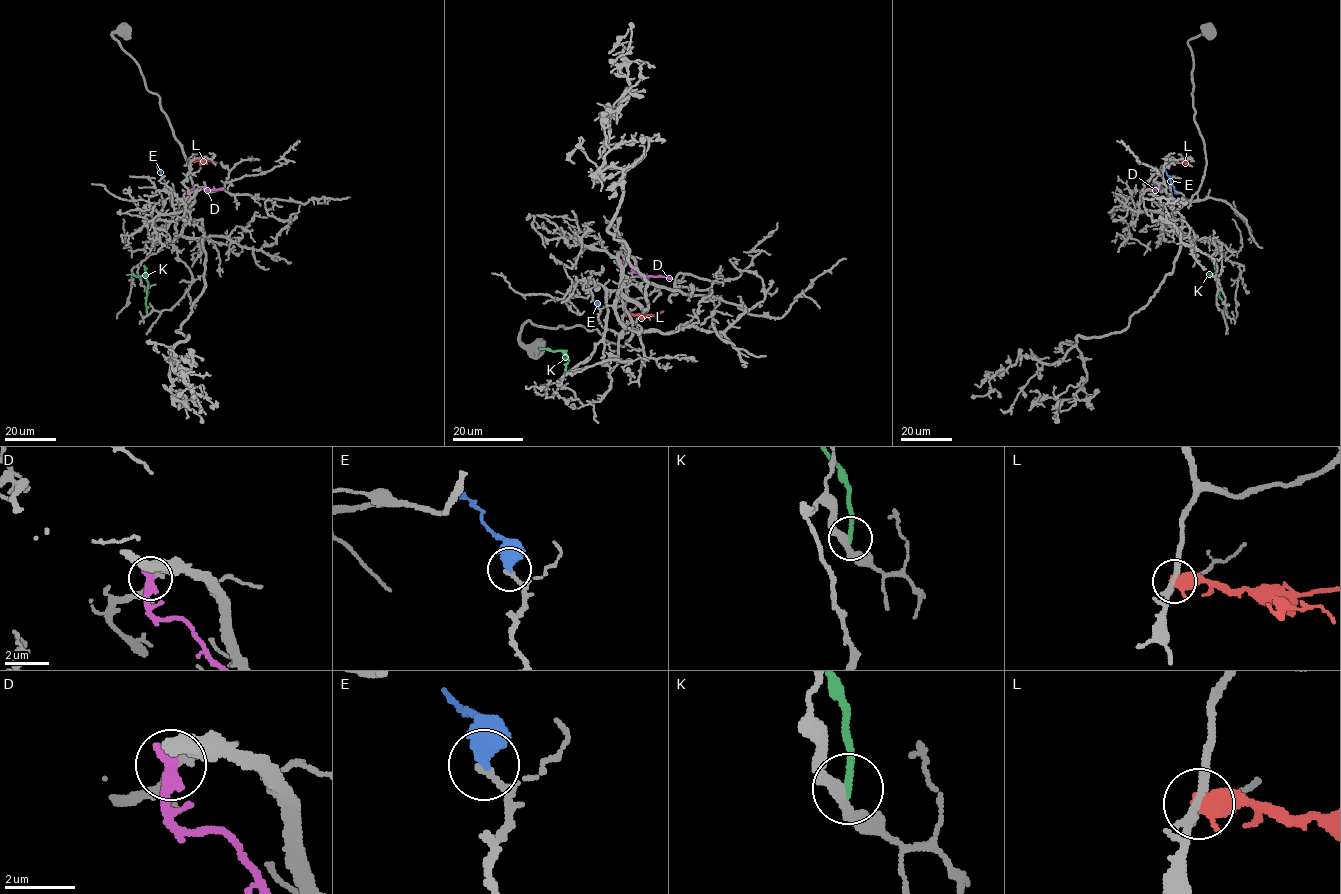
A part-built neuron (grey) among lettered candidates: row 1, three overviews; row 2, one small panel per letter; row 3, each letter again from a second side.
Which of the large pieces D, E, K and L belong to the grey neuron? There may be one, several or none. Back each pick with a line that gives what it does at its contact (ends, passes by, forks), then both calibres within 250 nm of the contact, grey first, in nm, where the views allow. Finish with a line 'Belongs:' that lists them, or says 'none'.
E: it ends | 160/550 nm
Belongs: E

